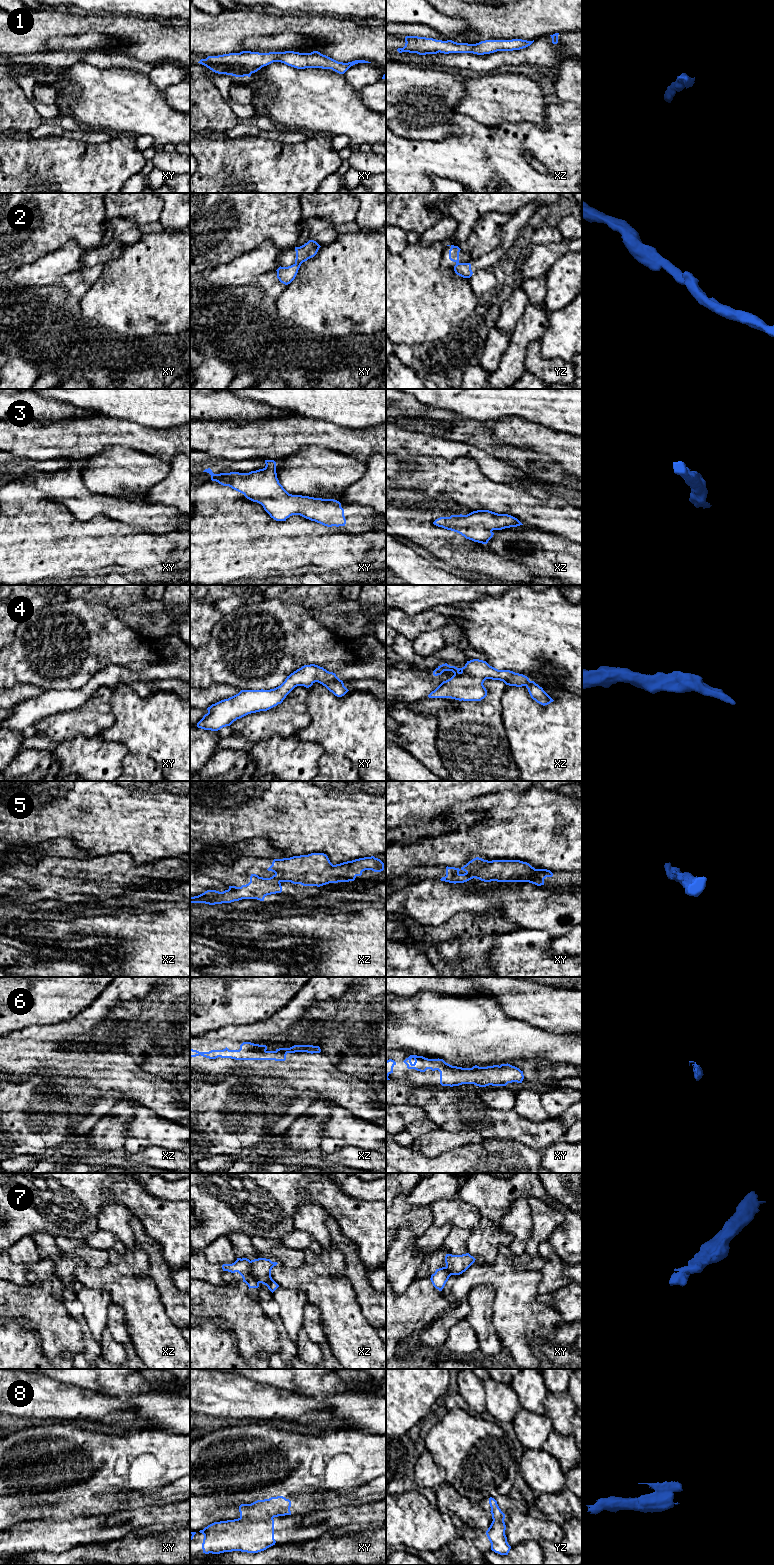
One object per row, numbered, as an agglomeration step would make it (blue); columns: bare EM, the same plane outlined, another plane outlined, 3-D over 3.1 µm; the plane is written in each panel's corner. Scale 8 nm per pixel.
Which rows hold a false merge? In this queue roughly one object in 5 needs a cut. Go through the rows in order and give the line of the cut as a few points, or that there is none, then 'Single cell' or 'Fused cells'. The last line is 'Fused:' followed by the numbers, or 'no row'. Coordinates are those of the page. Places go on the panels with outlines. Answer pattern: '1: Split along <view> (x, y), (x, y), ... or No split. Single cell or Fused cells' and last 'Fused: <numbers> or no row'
1: No split. Single cell
2: Split along xy (295, 262), (300, 264). Fused cells
3: No split. Single cell
4: No split. Single cell
5: No split. Single cell
6: No split. Single cell
7: Split along xz (250, 1261), (250, 1273), (259, 1282). Fused cells
8: Split along xy (240, 1516), (252, 1520), (272, 1518). Fused cells
Fused: 2, 7, 8

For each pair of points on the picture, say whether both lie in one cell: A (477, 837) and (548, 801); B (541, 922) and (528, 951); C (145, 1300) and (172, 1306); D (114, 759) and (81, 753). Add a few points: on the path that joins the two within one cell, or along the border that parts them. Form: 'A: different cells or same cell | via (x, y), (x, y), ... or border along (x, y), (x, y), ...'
A: same cell | via (495, 837), (516, 825), (524, 825), (530, 819)
B: different cells | border along (521, 928), (544, 930), (553, 939)
C: different cells | border along (155, 1282), (165, 1312), (175, 1325)
D: same cell | via (106, 759), (89, 758)

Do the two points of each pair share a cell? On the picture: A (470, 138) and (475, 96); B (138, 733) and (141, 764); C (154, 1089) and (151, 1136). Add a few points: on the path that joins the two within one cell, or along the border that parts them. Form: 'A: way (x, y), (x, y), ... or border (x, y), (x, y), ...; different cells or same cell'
A: border (457, 112), (489, 126); different cells
B: border (129, 753), (144, 755), (151, 759); different cells
C: border (139, 1104), (174, 1122); different cells

